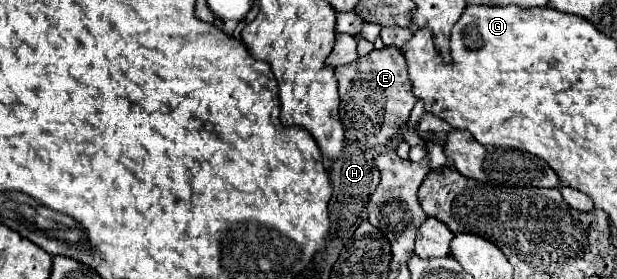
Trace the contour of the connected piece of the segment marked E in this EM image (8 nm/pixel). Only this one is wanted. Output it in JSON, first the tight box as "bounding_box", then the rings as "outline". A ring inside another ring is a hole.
{"bounding_box":[336,46,416,146],"outline":[[[384,46],[372,50],[366,56],[360,56],[356,62],[338,66],[336,78],[340,84],[340,118],[346,128],[348,138],[356,138],[362,144],[378,146],[386,144],[392,136],[398,134],[410,118],[410,112],[416,104],[412,94],[412,82],[408,78],[406,58],[394,46]]]}

